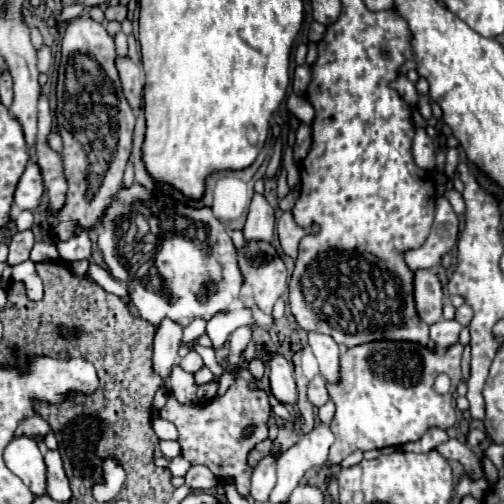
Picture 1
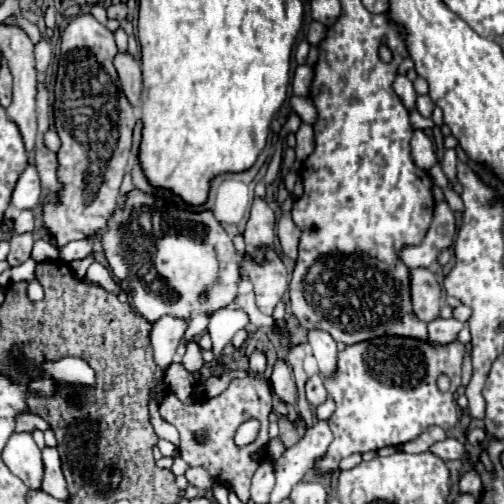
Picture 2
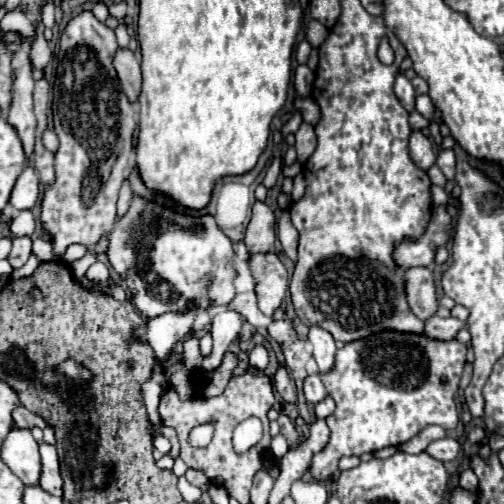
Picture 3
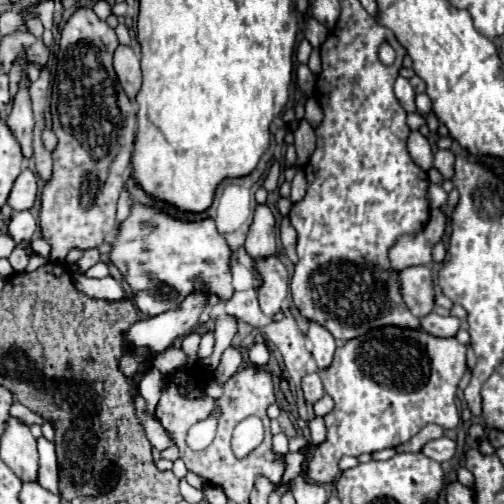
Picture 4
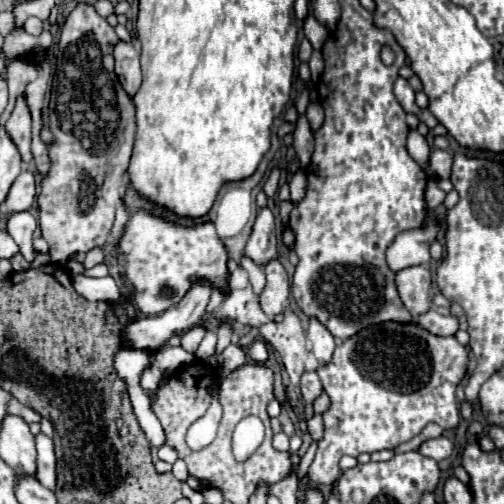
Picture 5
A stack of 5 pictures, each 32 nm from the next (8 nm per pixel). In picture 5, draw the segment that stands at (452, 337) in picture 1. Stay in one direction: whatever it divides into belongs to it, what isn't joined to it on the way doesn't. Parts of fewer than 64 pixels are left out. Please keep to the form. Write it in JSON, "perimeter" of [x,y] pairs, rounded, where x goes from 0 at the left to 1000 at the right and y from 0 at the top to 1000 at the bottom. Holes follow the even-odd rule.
{"perimeter":[[[849,615],[845,623],[829,627],[829,643],[865,667],[901,667],[909,659],[909,631],[877,627],[865,615]]]}

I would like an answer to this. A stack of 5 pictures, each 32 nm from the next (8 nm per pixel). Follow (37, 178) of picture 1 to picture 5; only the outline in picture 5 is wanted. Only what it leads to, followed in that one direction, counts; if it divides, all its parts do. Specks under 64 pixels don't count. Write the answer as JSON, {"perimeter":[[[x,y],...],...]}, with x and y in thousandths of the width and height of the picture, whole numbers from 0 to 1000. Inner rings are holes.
{"perimeter":[[[44,341],[12,393],[12,409],[20,413],[20,421],[44,421],[44,417],[60,417],[60,409],[67,405],[71,393],[71,357],[63,341]]]}

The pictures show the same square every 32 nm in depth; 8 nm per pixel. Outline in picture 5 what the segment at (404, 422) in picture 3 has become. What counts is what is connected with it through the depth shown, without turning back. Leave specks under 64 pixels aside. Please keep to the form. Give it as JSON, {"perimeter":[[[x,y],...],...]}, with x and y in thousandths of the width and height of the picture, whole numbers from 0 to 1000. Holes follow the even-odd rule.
{"perimeter":[[[766,639],[766,643],[754,643],[754,647],[734,647],[726,655],[718,655],[714,663],[683,675],[675,687],[667,687],[663,694],[663,706],[659,706],[659,718],[647,722],[647,726],[635,726],[631,730],[631,746],[639,754],[639,766],[643,766],[643,778],[655,786],[659,794],[659,806],[655,813],[643,821],[643,869],[631,877],[631,893],[627,893],[627,905],[611,929],[611,948],[619,960],[631,960],[631,964],[651,964],[651,960],[663,960],[671,952],[671,913],[690,901],[690,905],[710,905],[718,897],[746,897],[746,893],[762,893],[762,889],[786,889],[790,881],[798,877],[810,877],[813,869],[821,869],[825,861],[833,861],[833,853],[853,841],[853,837],[865,837],[869,845],[877,849],[905,849],[909,837],[913,837],[913,813],[905,806],[905,766],[913,762],[917,746],[925,742],[925,730],[929,730],[929,702],[925,702],[925,690],[917,683],[909,683],[909,675],[901,667],[861,667],[853,659],[845,659],[837,647],[829,643],[790,643],[790,639]]]}

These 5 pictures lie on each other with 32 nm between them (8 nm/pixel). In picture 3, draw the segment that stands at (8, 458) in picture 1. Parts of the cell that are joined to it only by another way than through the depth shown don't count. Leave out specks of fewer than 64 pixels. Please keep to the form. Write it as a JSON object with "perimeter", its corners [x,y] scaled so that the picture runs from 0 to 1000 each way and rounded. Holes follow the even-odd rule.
{"perimeter":[[[24,849],[4,885],[8,921],[52,960],[79,960],[79,897],[60,853]]]}

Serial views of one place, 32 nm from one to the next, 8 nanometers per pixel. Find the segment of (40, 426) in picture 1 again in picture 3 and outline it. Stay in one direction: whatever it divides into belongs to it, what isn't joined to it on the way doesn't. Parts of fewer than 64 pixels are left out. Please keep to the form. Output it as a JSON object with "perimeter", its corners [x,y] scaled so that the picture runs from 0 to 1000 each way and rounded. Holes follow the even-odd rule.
{"perimeter":[[[44,806],[28,813],[28,837],[36,849],[67,849],[67,845],[91,849],[91,837],[75,821],[63,821],[60,813],[52,813]]]}

